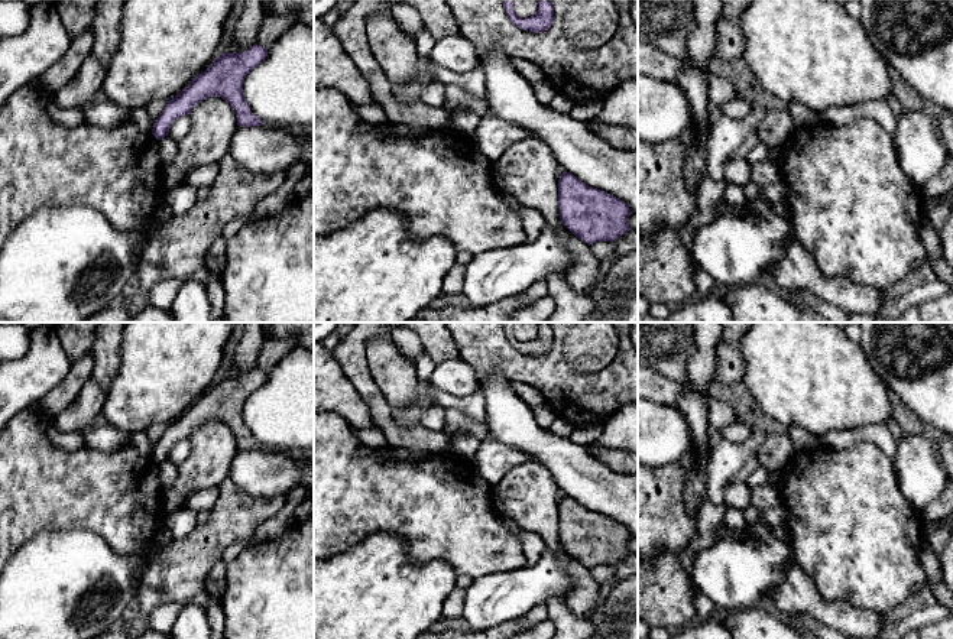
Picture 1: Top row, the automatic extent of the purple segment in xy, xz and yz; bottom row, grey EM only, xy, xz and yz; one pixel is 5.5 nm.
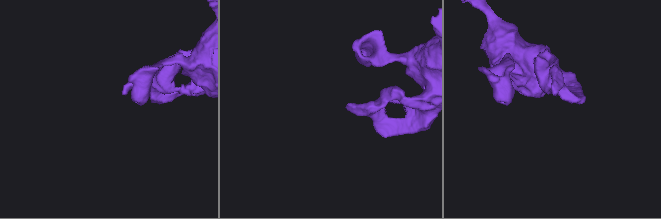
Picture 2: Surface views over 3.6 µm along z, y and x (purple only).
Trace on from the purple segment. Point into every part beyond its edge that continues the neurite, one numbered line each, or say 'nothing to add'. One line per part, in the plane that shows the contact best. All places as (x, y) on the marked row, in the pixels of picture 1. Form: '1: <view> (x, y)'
nothing to add

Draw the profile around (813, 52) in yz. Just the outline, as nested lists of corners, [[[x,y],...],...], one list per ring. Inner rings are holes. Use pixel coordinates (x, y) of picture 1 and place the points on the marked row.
[[[749,0],[748,7],[740,16],[740,30],[745,39],[742,61],[758,77],[765,90],[787,104],[798,103],[821,116],[830,107],[852,106],[865,101],[885,101],[892,93],[892,82],[888,72],[889,65],[868,39],[860,20],[852,17],[837,0]]]

